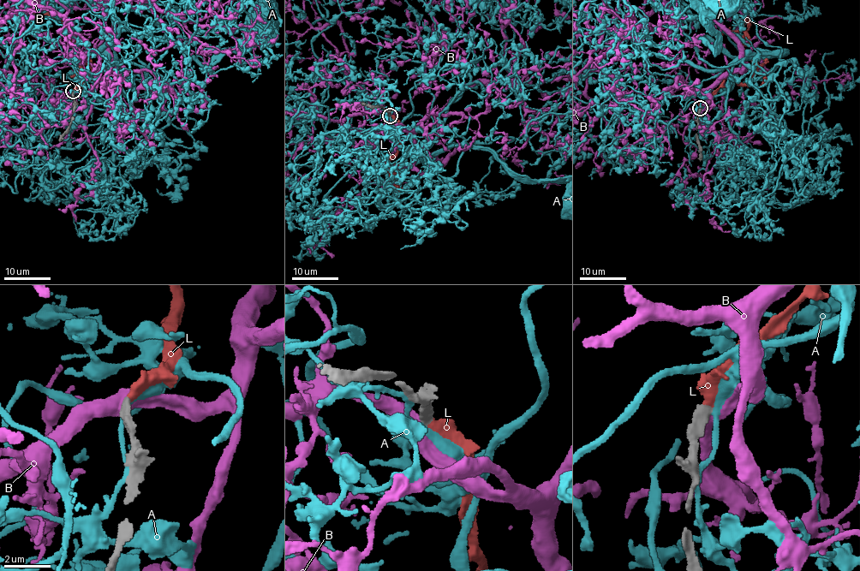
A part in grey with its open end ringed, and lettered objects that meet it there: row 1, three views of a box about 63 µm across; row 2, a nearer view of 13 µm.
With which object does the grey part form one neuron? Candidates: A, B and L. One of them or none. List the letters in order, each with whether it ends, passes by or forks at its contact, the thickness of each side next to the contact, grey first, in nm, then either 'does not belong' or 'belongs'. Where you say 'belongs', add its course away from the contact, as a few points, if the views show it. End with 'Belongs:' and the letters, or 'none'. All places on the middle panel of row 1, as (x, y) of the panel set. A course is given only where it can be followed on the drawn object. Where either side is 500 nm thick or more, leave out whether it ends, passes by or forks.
A: it passes by | 440/240 nm | does not belong
B: 440/550 nm | does not belong
L: it ends | 400/440 nm | belongs
Belongs: L

